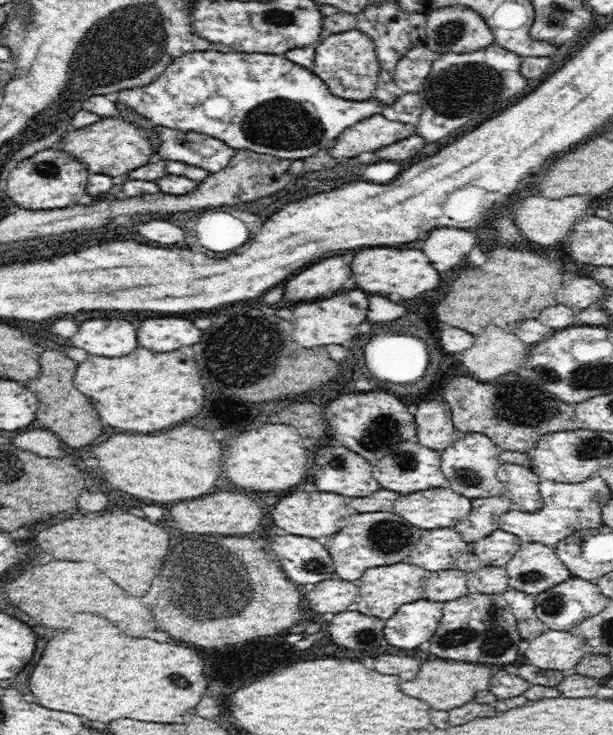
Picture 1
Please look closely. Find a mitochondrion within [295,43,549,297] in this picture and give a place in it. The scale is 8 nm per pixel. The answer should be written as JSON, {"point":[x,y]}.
{"point":[463,90]}

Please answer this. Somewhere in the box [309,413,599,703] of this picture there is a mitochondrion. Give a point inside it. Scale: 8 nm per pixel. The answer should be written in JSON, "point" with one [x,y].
{"point":[491,635]}

